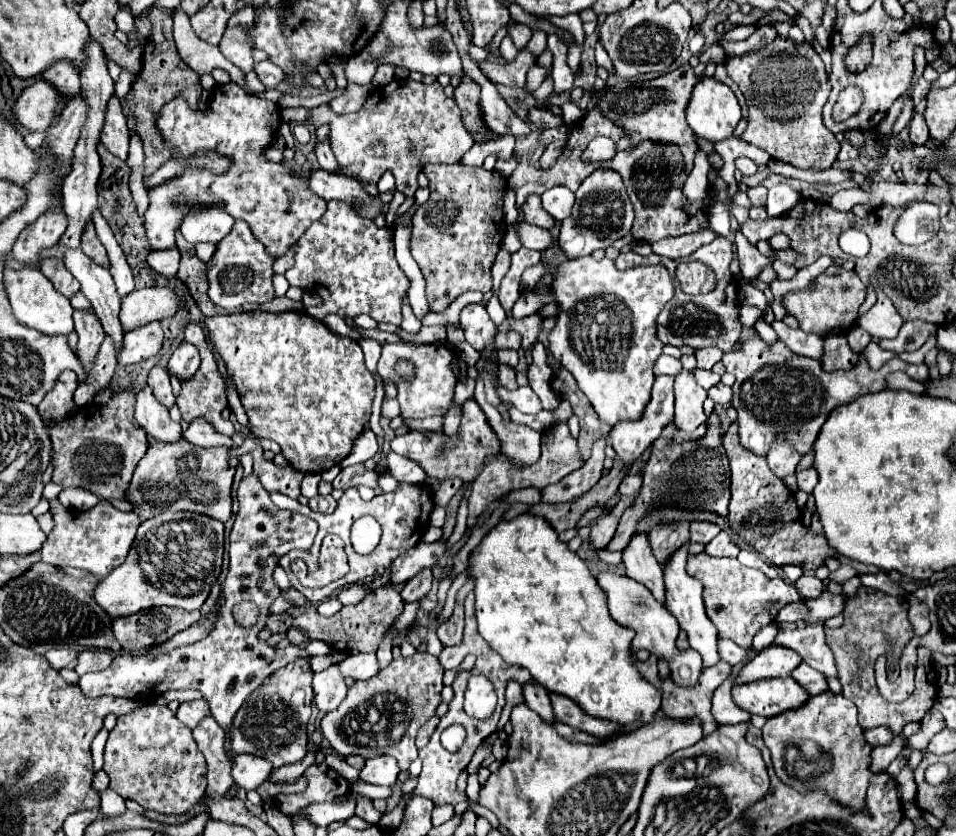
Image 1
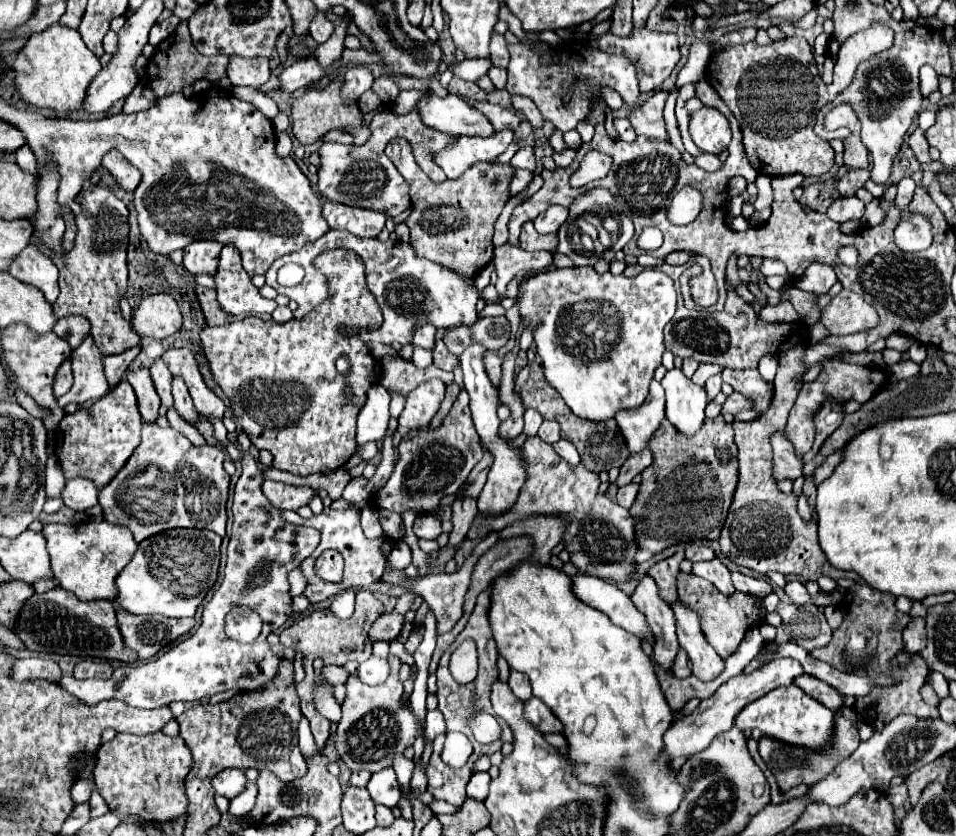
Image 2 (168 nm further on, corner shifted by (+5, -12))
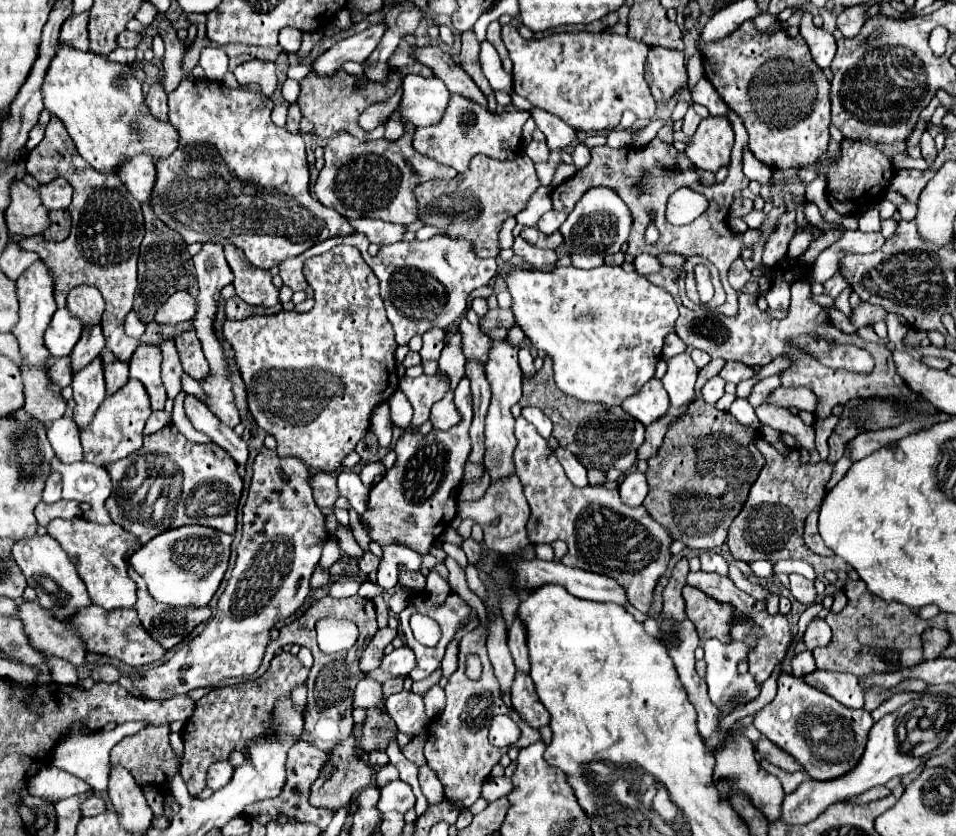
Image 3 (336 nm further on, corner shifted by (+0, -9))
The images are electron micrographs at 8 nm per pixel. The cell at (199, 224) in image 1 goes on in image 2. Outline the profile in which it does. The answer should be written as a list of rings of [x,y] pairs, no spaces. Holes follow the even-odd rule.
[[[196,241],[184,249],[184,267],[192,275],[214,275],[218,269],[218,255],[222,245],[214,241]]]

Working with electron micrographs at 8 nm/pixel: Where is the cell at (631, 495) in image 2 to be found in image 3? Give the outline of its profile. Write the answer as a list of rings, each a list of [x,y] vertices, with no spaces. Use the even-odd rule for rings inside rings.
[[[629,472],[619,486],[619,494],[623,504],[627,506],[641,506],[647,496],[647,480],[641,472]]]

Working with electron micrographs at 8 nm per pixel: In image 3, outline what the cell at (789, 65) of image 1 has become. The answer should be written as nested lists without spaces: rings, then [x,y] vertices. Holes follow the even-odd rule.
[[[747,20],[733,34],[717,42],[711,42],[703,48],[703,68],[705,78],[715,86],[725,104],[743,118],[745,128],[749,132],[749,150],[755,154],[757,160],[761,160],[773,170],[787,170],[793,166],[807,168],[817,164],[817,160],[827,152],[831,142],[831,84],[811,58],[809,46],[803,40],[803,36],[789,38],[783,30],[775,32],[773,36],[767,36],[757,32],[753,22]],[[767,60],[795,60],[795,68],[791,68],[791,72],[759,72],[759,64],[767,64]]]

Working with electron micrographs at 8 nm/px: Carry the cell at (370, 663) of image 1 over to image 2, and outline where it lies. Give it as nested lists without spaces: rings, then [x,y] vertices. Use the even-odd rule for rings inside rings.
[[[372,655],[364,663],[360,663],[360,675],[358,677],[366,685],[380,685],[388,679],[388,675],[390,675],[388,659],[380,659],[380,657]]]

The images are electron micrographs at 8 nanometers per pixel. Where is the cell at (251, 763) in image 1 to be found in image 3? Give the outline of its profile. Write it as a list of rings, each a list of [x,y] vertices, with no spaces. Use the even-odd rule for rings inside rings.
[[[227,760],[215,762],[215,764],[209,768],[209,772],[207,772],[207,786],[209,786],[211,790],[223,788],[223,784],[227,784],[227,780],[231,780],[233,772],[235,772],[235,768],[233,768]]]

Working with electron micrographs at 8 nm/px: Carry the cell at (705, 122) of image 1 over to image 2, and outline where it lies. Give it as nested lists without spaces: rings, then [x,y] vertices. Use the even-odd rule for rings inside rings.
[[[702,107],[700,111],[692,113],[690,135],[700,151],[714,155],[726,151],[732,139],[728,119],[718,109],[710,109],[710,107]]]

